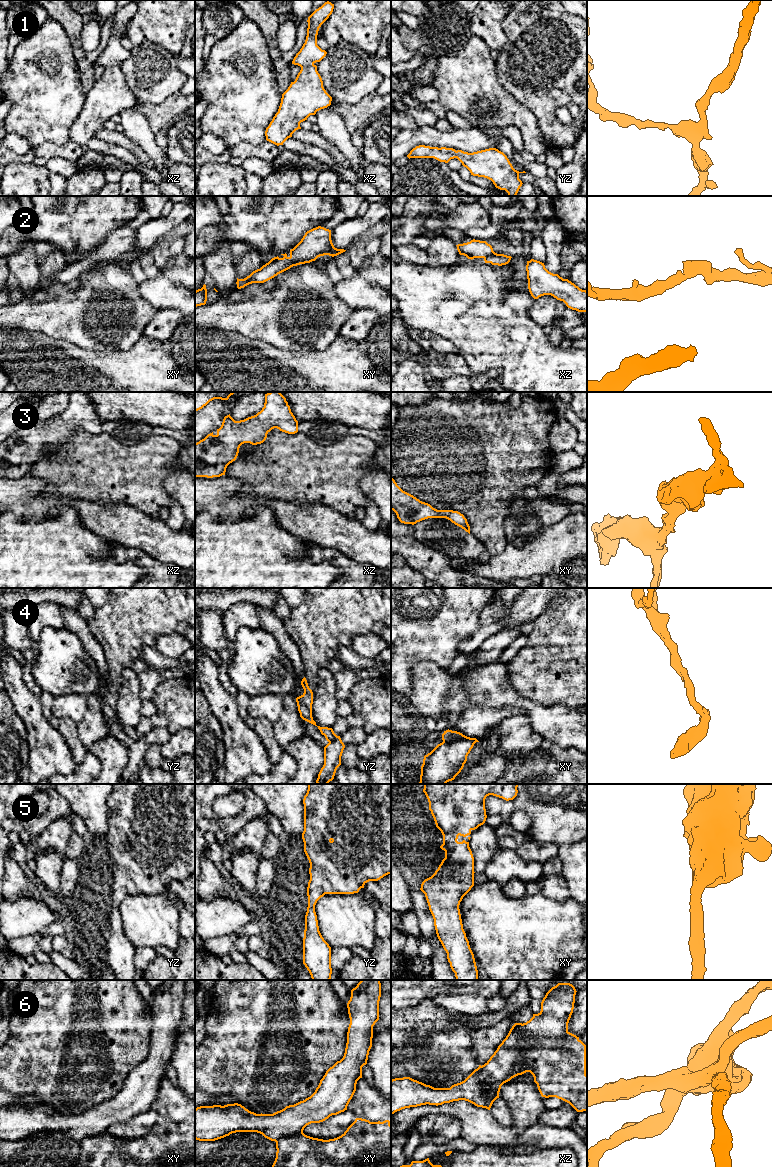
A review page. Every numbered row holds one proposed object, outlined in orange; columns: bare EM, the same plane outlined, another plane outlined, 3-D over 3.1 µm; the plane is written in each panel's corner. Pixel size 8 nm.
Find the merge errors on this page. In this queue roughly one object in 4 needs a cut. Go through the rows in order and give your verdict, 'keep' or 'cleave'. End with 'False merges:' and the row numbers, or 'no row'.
1: keep
2: keep
3: keep
4: cleave
5: keep
6: cleave
False merges: 4, 6

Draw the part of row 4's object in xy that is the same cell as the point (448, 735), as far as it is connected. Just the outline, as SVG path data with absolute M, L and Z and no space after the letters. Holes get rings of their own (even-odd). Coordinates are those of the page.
M446 730L442 734L442 740L445 743L451 742L456 740L457 738L461 737L463 734L457 731L452 731L452 730Z

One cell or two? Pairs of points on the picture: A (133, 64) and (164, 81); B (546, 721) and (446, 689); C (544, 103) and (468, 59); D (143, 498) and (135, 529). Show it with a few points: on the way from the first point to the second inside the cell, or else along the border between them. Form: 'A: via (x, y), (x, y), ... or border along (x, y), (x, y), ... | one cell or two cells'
A: via (141, 69), (148, 70), (156, 76) | one cell
B: via (521, 701), (495, 689), (471, 689) | one cell
C: border along (494, 59), (497, 80), (511, 93) | two cells
D: border along (117, 504), (129, 505), (149, 515) | two cells

